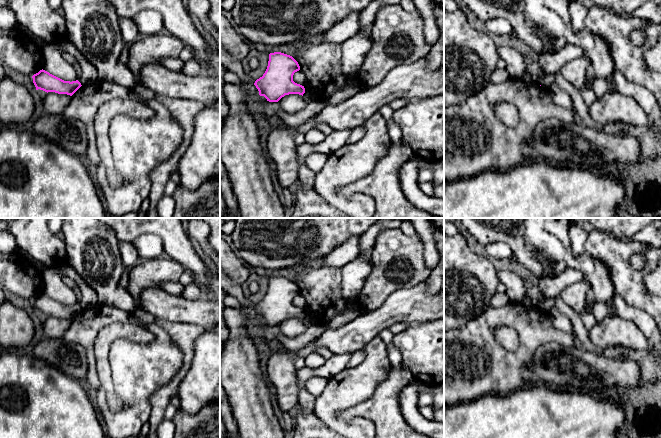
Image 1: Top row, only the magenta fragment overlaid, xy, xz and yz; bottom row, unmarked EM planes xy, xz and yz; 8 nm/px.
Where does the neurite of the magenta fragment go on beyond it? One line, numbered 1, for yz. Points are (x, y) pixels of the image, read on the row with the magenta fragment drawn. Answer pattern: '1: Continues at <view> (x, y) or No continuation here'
1: No continuation here

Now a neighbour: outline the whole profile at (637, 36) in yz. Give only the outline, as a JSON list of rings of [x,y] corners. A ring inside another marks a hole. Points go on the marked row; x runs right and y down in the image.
[[[634,29],[630,34],[630,40],[635,46],[642,46],[645,42],[645,31],[643,29]]]

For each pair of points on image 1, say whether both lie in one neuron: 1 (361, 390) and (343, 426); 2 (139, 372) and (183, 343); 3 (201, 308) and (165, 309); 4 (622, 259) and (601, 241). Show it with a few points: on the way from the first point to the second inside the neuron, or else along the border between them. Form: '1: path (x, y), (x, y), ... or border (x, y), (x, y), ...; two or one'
1: path (350, 393), (332, 411), (332, 417); one
2: border (162, 328), (182, 353), (180, 369); two
3: path (192, 310), (174, 309); one
4: path (617, 256), (606, 246); one

